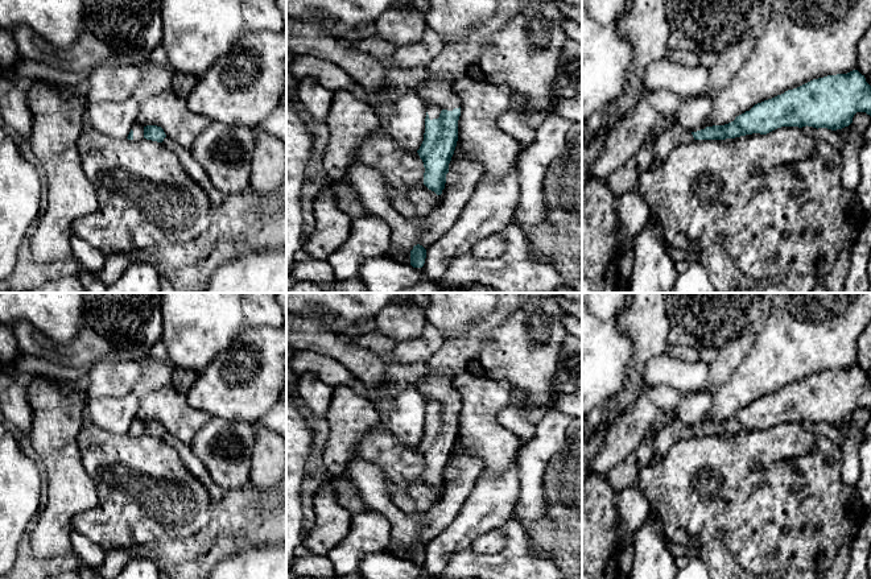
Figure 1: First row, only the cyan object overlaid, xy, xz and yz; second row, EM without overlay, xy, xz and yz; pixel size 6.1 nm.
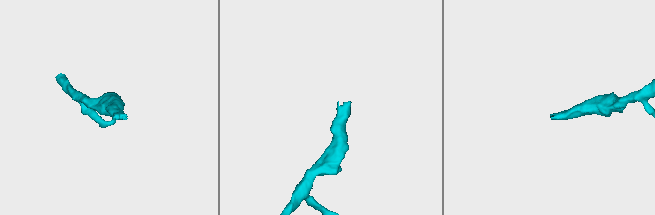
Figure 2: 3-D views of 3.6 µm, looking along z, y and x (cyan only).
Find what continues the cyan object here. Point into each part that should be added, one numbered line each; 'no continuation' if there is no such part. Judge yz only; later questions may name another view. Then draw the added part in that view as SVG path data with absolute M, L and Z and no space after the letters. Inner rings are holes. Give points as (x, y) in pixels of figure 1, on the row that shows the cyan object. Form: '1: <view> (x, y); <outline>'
1: yz (675, 135); M672 124L653 142L653 164L664 162L674 148L694 141L689 129L681 124Z

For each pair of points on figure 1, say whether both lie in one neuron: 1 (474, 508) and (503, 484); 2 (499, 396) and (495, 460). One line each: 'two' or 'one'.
1: one
2: one

